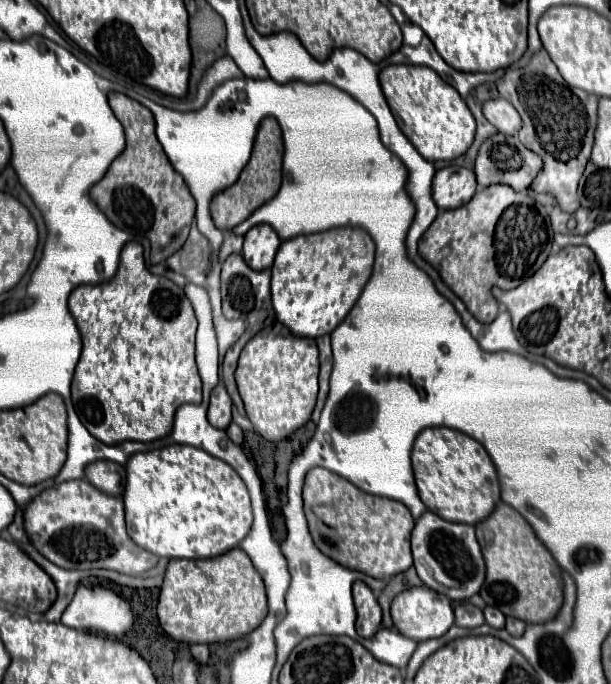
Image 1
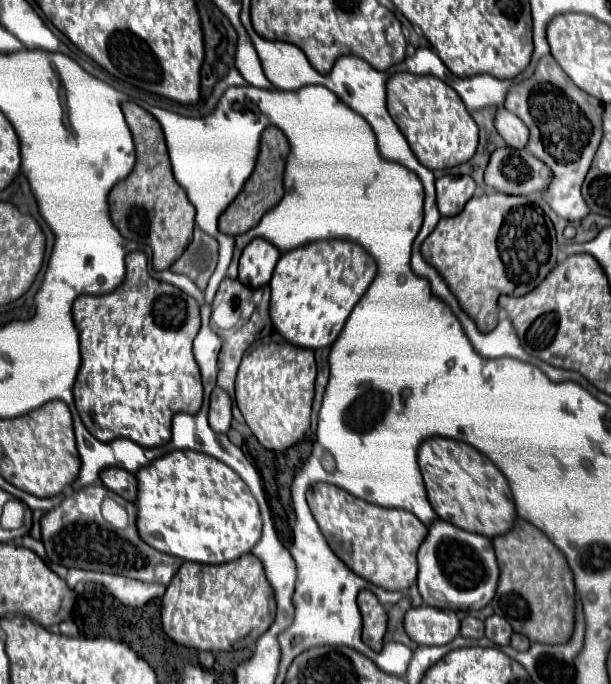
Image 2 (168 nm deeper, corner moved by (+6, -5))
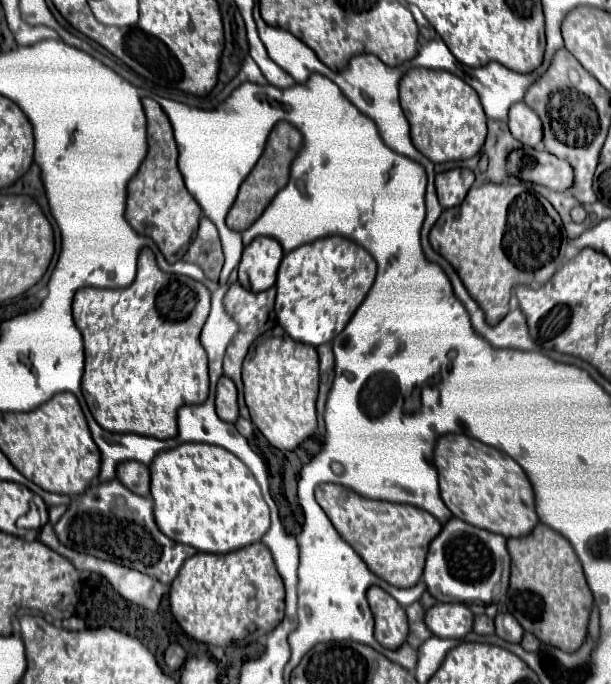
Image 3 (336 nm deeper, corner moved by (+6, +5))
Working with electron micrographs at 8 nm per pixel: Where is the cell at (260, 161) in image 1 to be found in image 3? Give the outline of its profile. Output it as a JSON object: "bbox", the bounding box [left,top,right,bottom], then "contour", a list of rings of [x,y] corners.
{"bbox":[226,122,302,232],"contour":[[[278,122],[274,126],[274,130],[270,132],[270,138],[266,142],[264,154],[260,156],[260,160],[256,162],[256,166],[248,174],[248,178],[242,182],[238,198],[236,198],[236,202],[232,204],[232,208],[230,208],[228,216],[226,216],[228,228],[232,228],[236,232],[242,232],[264,212],[264,208],[270,204],[270,200],[286,186],[288,174],[290,174],[290,164],[292,164],[294,156],[298,154],[300,144],[302,144],[302,134],[292,124]]]}

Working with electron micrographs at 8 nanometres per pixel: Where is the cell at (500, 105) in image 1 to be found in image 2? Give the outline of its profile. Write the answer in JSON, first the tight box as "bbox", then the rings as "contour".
{"bbox":[496,108,530,150],"contour":[[[500,108],[496,112],[496,130],[500,130],[500,136],[510,148],[520,150],[528,144],[528,136],[530,136],[528,126],[516,114],[508,112],[506,108]]]}

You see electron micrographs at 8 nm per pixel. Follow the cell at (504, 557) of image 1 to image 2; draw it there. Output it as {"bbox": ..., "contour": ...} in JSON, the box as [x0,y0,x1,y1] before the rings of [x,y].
{"bbox":[492,518,576,644],"contour":[[[518,518],[514,528],[492,540],[496,558],[500,562],[500,586],[492,608],[498,616],[508,620],[514,632],[528,636],[530,642],[540,644],[566,644],[574,632],[576,588],[572,570],[564,554],[548,540],[548,536]]]}

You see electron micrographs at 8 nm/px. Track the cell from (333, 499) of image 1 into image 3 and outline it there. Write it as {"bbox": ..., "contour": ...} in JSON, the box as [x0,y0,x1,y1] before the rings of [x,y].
{"bbox":[316,484,442,588],"contour":[[[320,484],[316,488],[316,502],[326,512],[336,532],[378,578],[398,588],[414,586],[420,580],[428,544],[442,530],[442,524],[432,514],[408,504],[370,500],[340,484]]]}

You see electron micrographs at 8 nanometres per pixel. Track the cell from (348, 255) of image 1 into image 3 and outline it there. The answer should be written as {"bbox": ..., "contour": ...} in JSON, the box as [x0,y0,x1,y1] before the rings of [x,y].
{"bbox":[276,236,376,346],"contour":[[[326,236],[284,254],[276,278],[276,316],[290,338],[320,346],[332,342],[364,300],[376,276],[374,258],[344,236]]]}

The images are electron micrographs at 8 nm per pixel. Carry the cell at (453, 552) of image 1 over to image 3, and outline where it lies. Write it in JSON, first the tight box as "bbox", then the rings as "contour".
{"bbox":[424,518,508,604],"contour":[[[450,518],[440,534],[430,542],[424,566],[424,582],[428,592],[440,602],[472,604],[492,602],[492,590],[500,582],[504,562],[508,562],[506,538],[494,532],[486,532],[460,518]]]}

